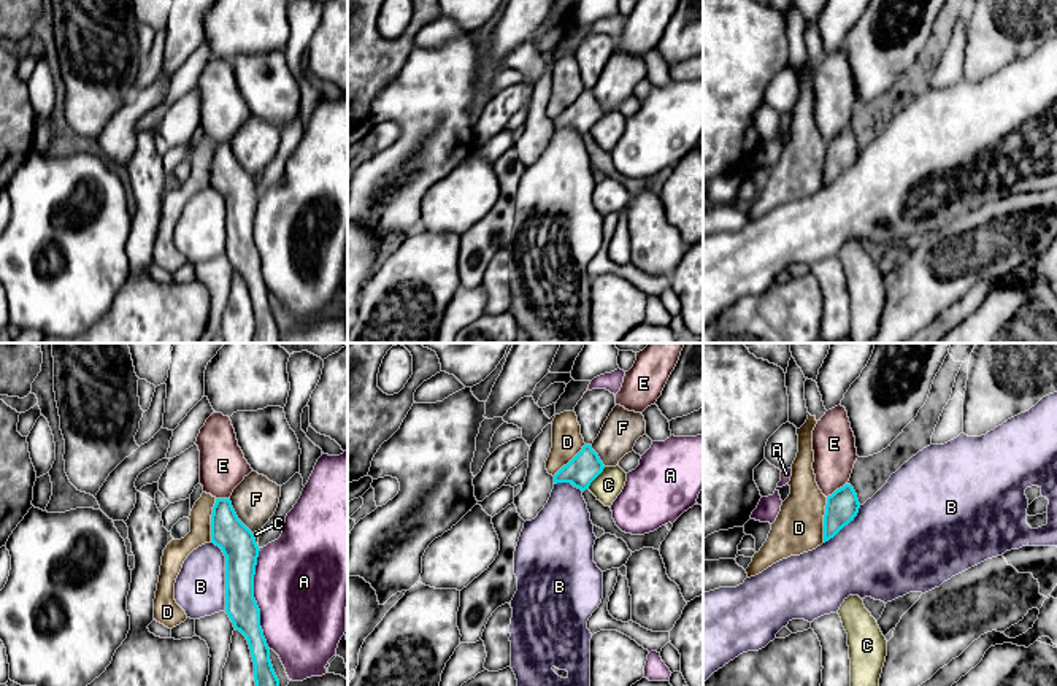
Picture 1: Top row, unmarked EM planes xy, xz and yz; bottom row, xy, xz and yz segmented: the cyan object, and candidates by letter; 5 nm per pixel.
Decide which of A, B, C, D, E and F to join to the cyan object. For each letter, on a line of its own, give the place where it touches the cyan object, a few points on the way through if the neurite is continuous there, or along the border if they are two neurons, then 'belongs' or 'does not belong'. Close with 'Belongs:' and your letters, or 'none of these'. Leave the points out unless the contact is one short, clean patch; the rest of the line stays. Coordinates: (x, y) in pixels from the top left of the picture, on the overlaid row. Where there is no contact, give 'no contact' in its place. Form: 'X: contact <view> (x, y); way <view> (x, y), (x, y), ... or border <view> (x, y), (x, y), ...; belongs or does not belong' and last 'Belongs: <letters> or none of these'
A: contact xy (254, 599); does not belong
B: contact xy (226, 574); does not belong
C: contact xz (595, 477); border xz (605, 467), (588, 488); does not belong
D: contact yz (824, 520); border yz (827, 497), (822, 542); does not belong
E: contact yz (837, 489); does not belong
F: contact xy (237, 516); border xy (229, 499), (237, 518), (253, 534); does not belong
Belongs: none of these

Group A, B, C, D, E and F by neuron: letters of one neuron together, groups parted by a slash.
A / B / C / D / E / F

